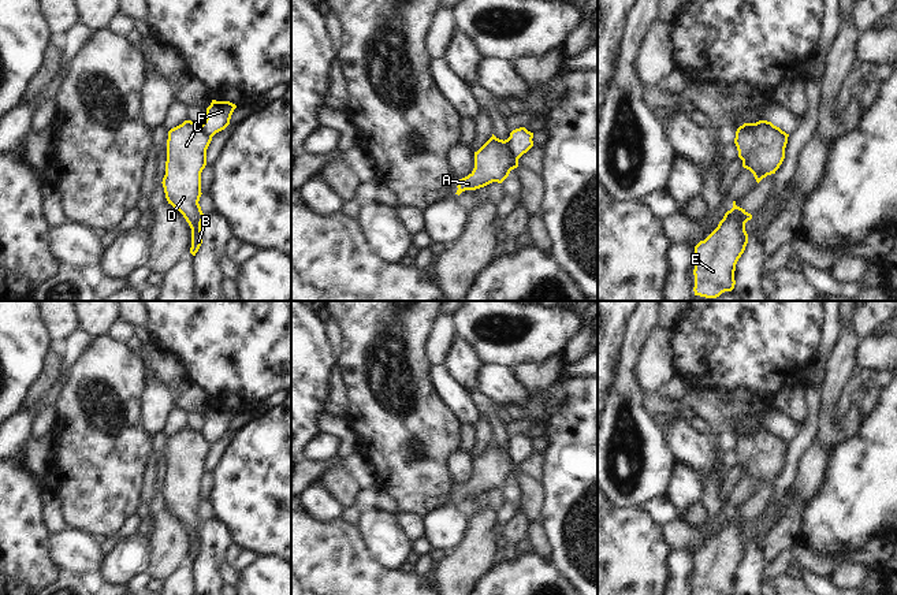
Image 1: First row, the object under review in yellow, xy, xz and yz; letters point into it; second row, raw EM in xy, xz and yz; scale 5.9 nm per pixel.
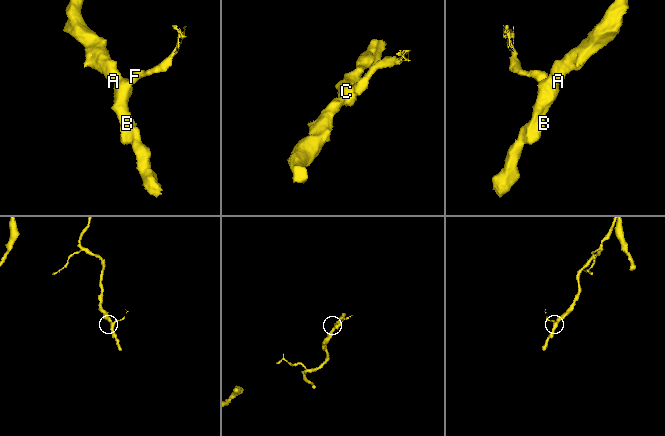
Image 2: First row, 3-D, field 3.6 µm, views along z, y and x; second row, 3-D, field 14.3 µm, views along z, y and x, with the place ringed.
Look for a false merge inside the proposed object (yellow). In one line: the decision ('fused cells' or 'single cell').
fused cells

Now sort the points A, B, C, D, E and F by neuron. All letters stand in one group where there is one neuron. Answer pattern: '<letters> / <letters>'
A B C D E / F

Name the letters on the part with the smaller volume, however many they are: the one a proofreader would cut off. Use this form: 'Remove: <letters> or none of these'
Remove: F

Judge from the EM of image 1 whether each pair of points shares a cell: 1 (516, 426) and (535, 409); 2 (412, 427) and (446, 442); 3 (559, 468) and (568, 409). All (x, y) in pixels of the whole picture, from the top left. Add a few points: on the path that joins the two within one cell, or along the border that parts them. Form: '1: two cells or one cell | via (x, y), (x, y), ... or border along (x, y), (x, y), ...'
1: one cell | via (521, 424), (531, 415)
2: one cell | via (420, 432), (438, 435)
3: one cell | via (566, 453), (568, 424)

